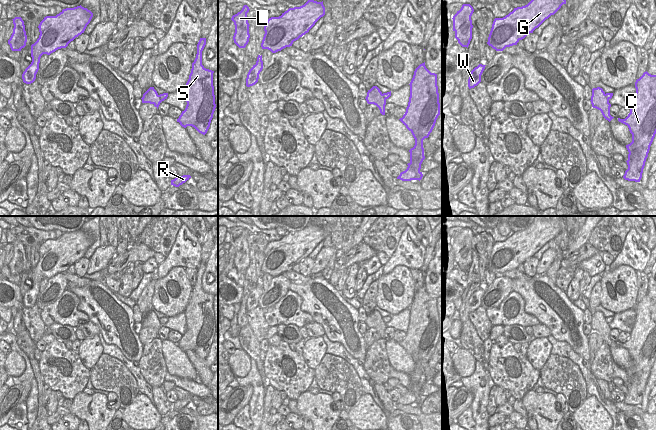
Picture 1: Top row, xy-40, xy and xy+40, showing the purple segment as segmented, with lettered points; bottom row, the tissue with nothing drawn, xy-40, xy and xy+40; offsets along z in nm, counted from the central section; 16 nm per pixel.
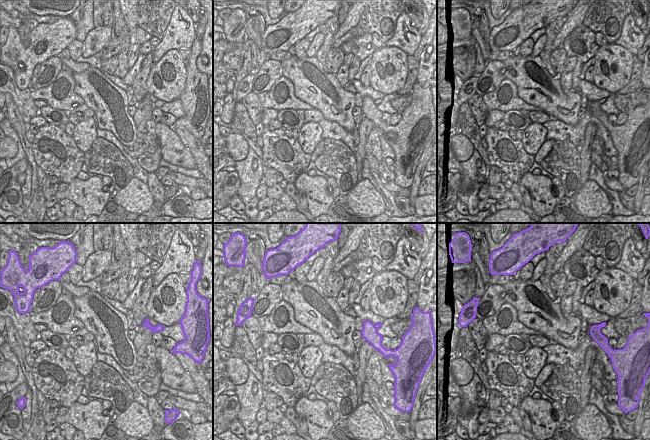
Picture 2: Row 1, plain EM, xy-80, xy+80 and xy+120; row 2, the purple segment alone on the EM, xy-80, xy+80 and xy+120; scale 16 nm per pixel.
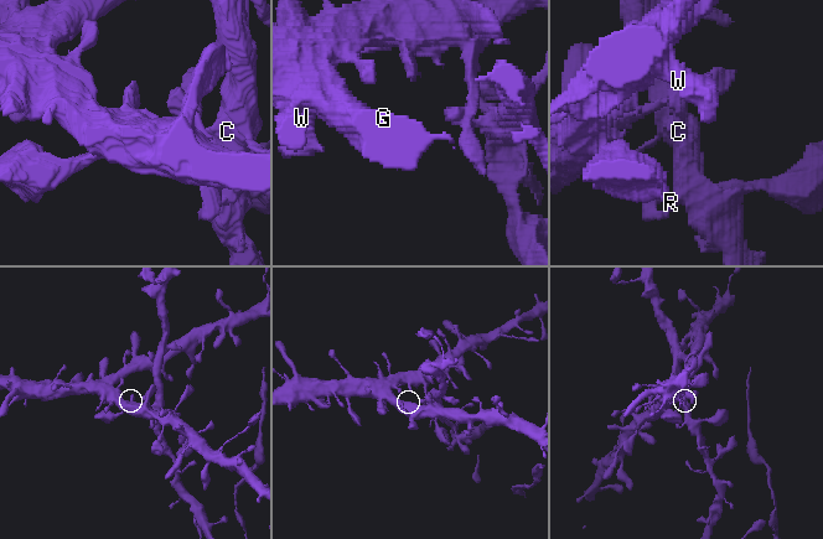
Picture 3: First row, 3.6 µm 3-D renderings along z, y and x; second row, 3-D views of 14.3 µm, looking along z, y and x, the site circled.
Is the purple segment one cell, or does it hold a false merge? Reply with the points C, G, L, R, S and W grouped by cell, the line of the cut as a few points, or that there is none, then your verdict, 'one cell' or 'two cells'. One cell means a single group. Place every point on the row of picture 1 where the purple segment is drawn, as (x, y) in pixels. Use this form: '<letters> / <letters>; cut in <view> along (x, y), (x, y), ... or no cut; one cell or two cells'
C R S / G L W; cut in xy-40 along (158, 95), (161, 101); two cells

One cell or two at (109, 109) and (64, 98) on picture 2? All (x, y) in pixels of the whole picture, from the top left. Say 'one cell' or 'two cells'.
two cells

